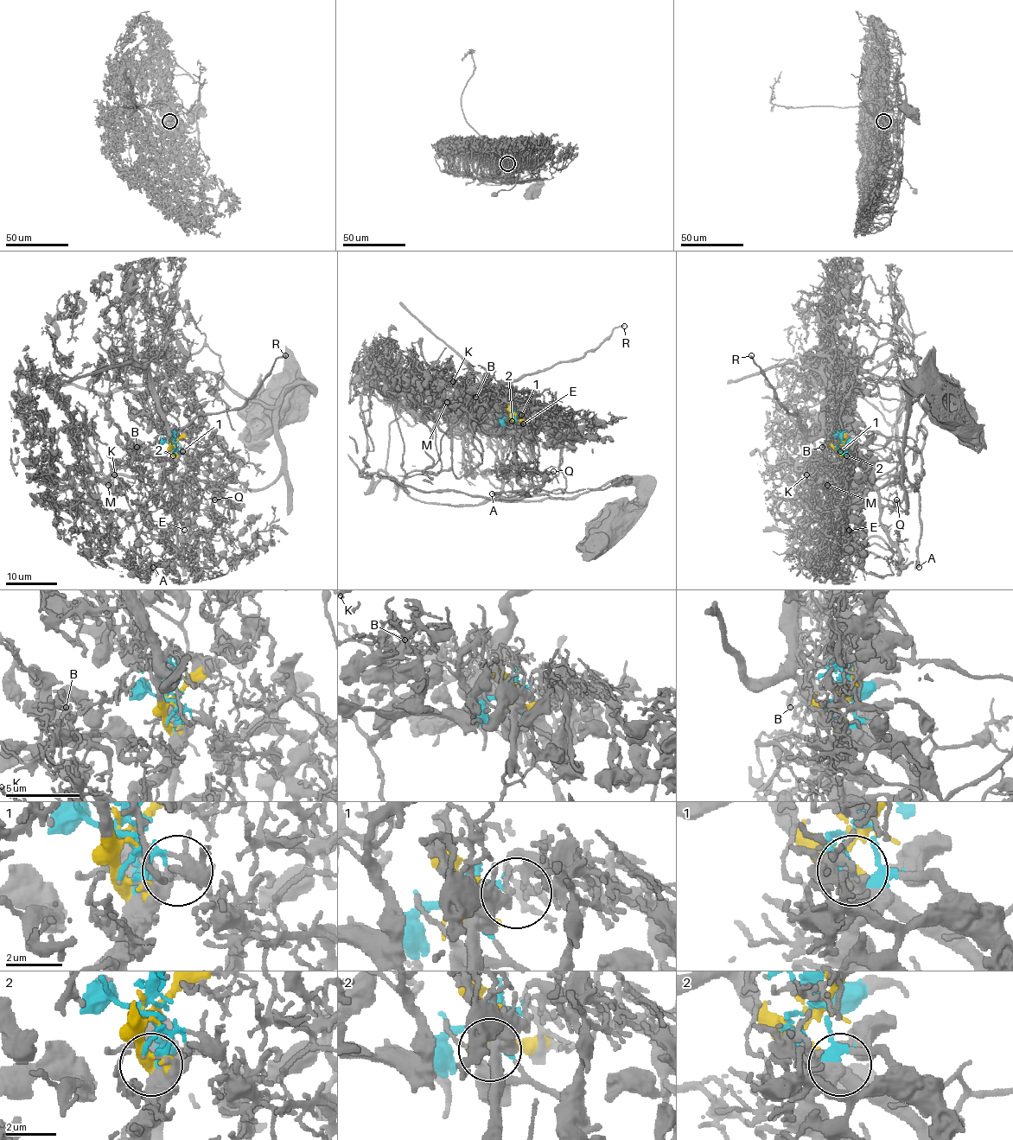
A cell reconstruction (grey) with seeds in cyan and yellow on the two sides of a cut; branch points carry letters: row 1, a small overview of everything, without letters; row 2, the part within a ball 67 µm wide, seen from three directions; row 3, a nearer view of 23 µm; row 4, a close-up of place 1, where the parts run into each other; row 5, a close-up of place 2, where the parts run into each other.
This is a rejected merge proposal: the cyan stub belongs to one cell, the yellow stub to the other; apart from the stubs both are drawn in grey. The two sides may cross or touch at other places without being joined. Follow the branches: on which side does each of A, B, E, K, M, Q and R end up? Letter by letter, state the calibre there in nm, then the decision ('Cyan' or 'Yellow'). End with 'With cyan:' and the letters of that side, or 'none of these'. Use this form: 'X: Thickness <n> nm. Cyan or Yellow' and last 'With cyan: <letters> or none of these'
A: Thickness 280 nm. Cyan
B: Thickness 200 nm. Cyan
E: Thickness 200 nm. Cyan
K: Thickness 180 nm. Cyan
M: Thickness 500 nm. Cyan
Q: Thickness 120 nm. Yellow
R: Thickness 240 nm. Yellow
With cyan: A, B, E, K, M

